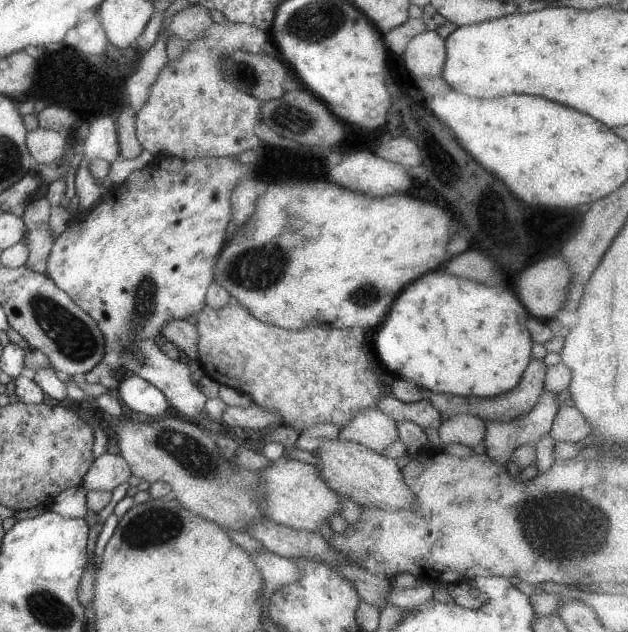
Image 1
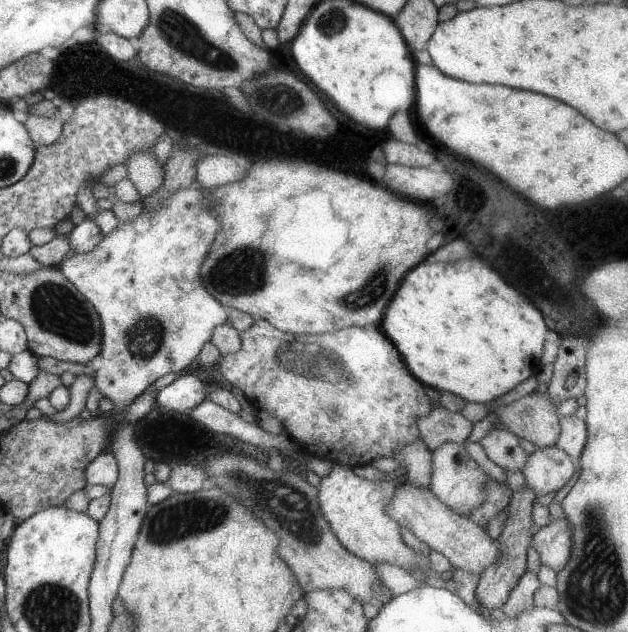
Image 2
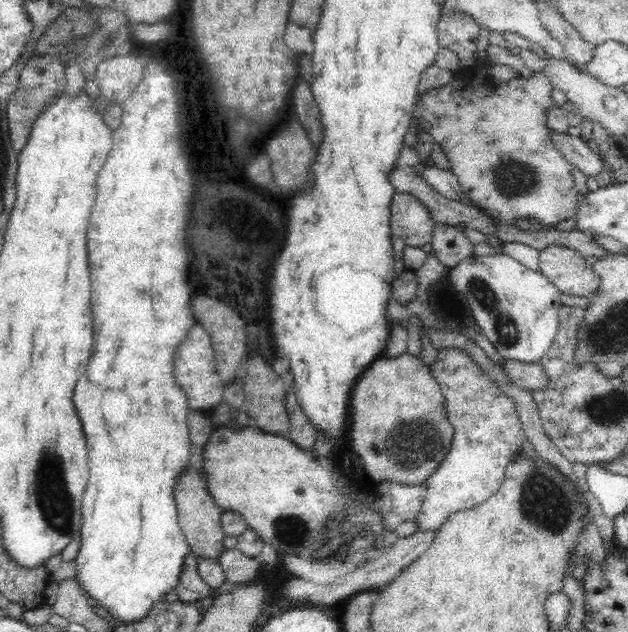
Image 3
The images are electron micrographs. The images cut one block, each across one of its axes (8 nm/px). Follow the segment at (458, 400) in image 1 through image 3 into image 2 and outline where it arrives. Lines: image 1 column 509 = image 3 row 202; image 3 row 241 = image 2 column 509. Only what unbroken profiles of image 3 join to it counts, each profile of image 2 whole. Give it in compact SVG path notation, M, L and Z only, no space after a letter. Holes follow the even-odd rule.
M538 390L532 392L523 400L516 400L509 405L494 406L491 411L497 417L499 425L503 424L504 428L507 428L519 440L529 441L536 448L552 447L561 432L555 404L547 393L538 393Z

